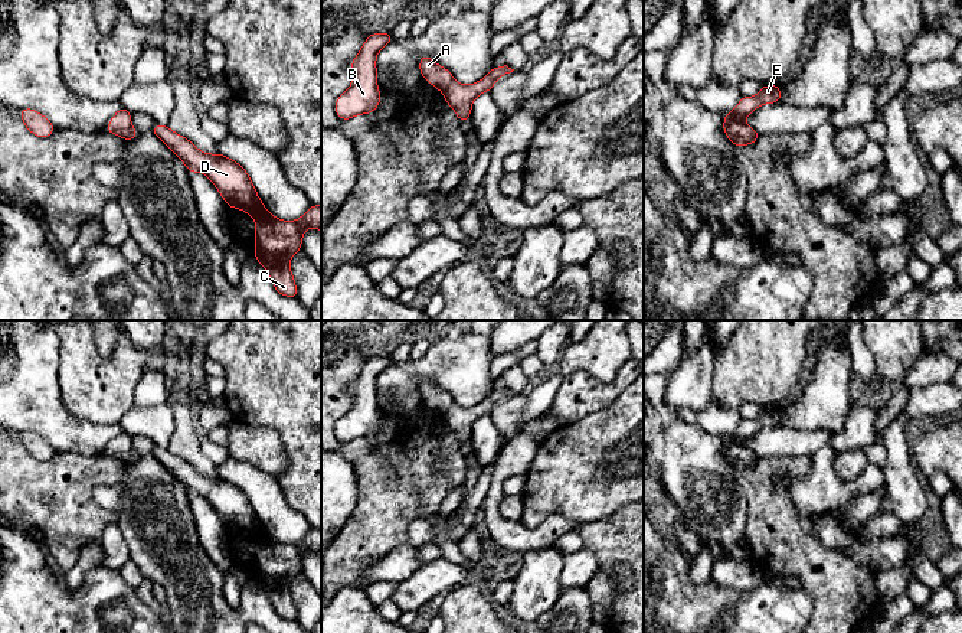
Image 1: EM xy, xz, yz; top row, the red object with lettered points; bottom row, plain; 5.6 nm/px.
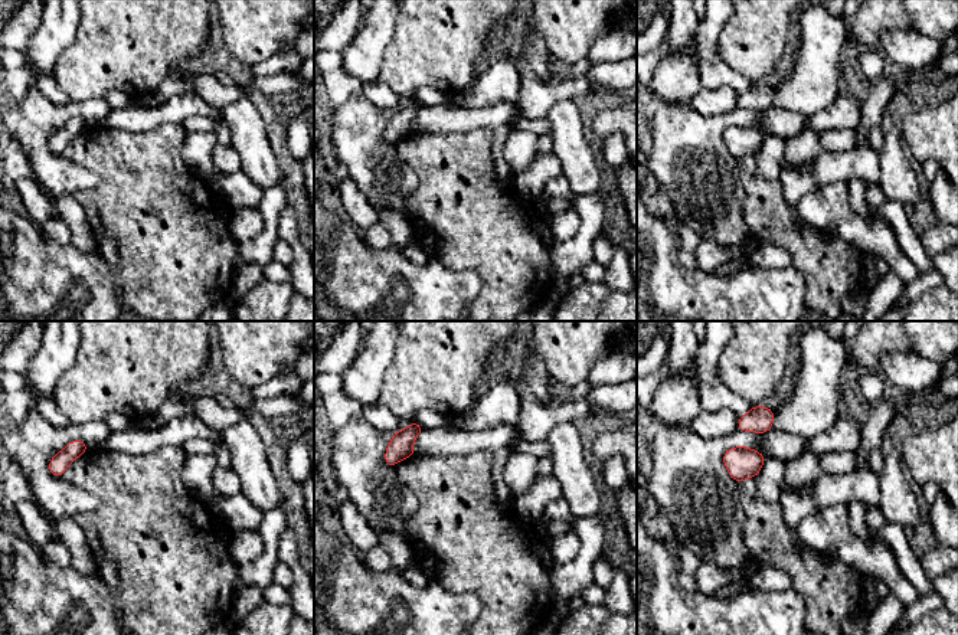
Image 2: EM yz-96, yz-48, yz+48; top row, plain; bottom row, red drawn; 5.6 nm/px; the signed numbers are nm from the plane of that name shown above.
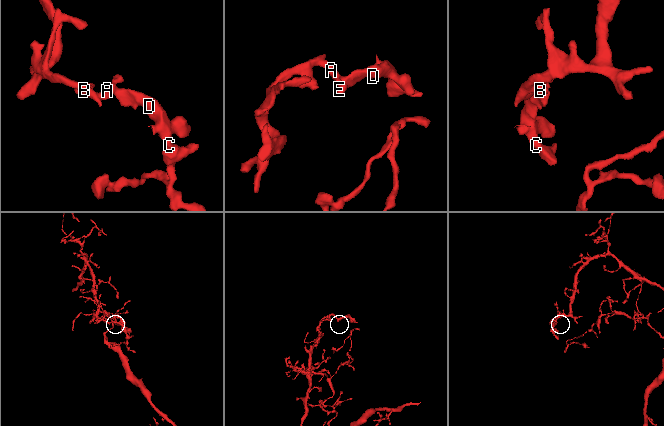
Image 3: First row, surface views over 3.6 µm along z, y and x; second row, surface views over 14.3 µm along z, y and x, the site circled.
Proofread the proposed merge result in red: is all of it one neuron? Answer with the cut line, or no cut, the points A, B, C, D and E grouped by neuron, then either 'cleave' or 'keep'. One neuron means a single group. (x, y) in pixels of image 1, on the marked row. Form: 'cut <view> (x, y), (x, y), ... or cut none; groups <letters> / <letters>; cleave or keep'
cut yz (742, 118), (736, 120), (726, 134); groups A B E / C D; cleave

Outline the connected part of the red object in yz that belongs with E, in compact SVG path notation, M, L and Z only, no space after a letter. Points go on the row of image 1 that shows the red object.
M765 85L760 92L755 97L742 97L737 107L724 114L723 131L727 134L729 127L742 121L750 112L753 112L758 107L763 104L775 104L781 101L781 87L779 85Z

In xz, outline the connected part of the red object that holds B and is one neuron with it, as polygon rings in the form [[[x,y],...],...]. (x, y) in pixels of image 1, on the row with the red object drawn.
[[[390,32],[367,36],[357,56],[351,61],[351,85],[336,101],[338,118],[350,120],[356,115],[370,114],[380,105],[376,56],[392,40]]]

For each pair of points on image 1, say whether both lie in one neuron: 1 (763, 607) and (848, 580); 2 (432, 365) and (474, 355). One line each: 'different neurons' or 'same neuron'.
1: different neurons
2: same neuron

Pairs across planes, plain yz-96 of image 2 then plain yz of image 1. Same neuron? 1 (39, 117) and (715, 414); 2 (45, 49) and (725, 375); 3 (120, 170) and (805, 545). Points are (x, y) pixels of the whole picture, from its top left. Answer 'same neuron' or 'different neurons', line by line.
1: different neurons
2: different neurons
3: same neuron

